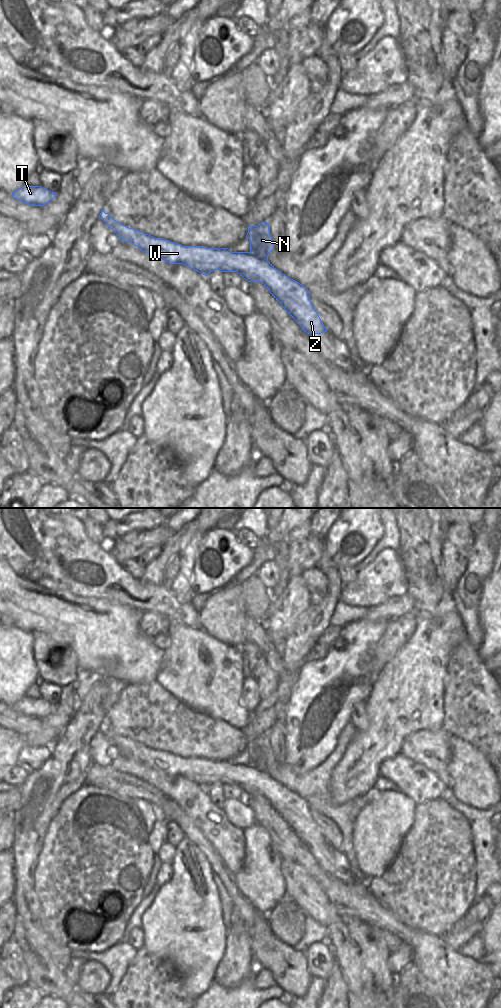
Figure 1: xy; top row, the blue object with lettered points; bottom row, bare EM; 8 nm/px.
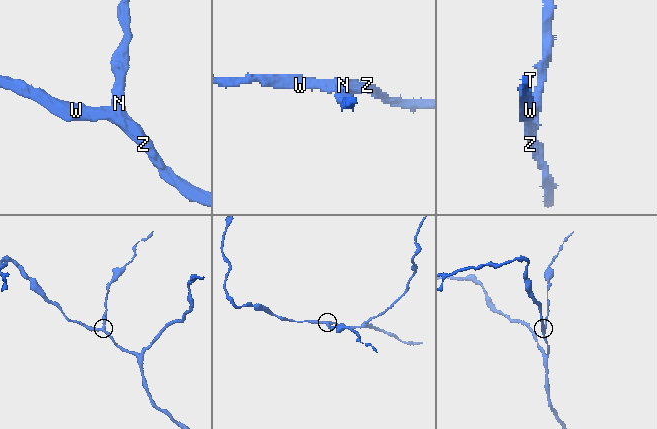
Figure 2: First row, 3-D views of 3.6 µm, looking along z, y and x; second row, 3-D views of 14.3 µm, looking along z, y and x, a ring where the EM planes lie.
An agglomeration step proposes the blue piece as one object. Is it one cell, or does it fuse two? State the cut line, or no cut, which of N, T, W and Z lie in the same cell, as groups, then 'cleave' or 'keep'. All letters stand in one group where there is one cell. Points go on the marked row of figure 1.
cut in xy along (249, 252), (267, 260); N / T W Z; cleave

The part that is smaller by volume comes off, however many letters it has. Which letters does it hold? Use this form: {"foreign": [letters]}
{"foreign": ["N"]}

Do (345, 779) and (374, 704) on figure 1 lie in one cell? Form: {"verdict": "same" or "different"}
{"verdict": "same"}

